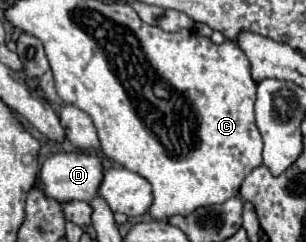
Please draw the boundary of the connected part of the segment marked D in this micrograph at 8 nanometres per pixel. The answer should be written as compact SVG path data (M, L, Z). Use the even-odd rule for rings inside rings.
M72 151L72 153L56 153L56 155L48 157L42 165L40 179L42 179L46 195L56 199L58 203L66 203L66 201L72 201L72 199L90 201L98 193L98 187L104 179L104 171L106 169L104 169L102 157L92 155L92 153Z

